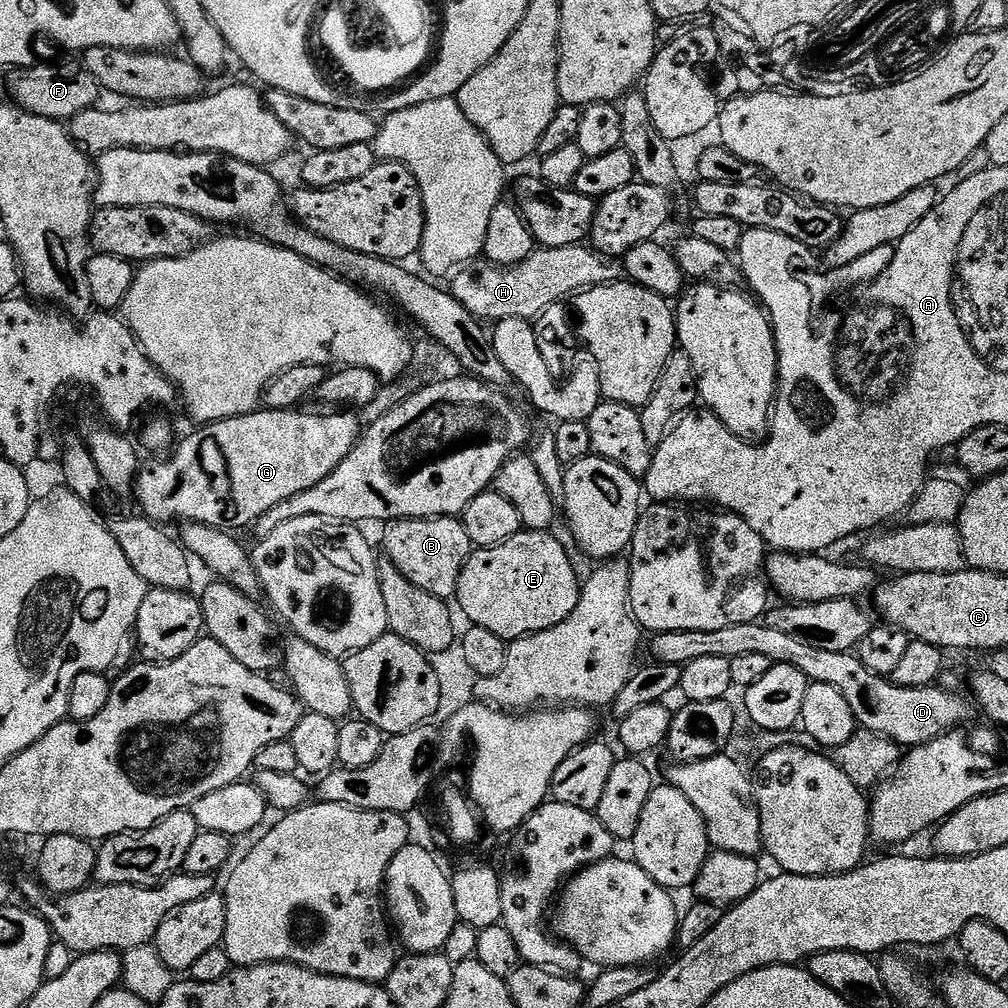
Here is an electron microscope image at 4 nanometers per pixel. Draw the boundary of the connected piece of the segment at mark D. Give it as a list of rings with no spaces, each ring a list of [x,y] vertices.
[[[742,622],[738,626],[726,626],[723,630],[678,630],[677,632],[657,632],[651,637],[653,661],[661,664],[685,665],[694,662],[694,658],[731,658],[738,654],[762,654],[770,658],[773,664],[789,664],[794,670],[802,670],[809,681],[814,684],[834,686],[834,690],[842,690],[842,698],[850,702],[850,710],[854,710],[856,723],[863,731],[877,732],[889,736],[901,747],[909,748],[925,744],[934,738],[953,731],[970,716],[971,703],[956,695],[955,691],[940,686],[931,688],[899,687],[887,676],[879,676],[866,666],[862,666],[860,657],[852,652],[835,652],[834,650],[818,650],[818,646],[810,646],[810,642],[802,642],[794,634],[786,634],[779,630],[770,630],[766,622]]]

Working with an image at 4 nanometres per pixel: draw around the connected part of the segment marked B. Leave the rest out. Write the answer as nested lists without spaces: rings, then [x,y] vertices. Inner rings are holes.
[[[429,516],[422,520],[393,520],[385,523],[383,555],[414,586],[422,586],[426,594],[434,594],[448,602],[456,595],[462,566],[466,566],[474,545],[464,529],[463,519],[455,516]]]

